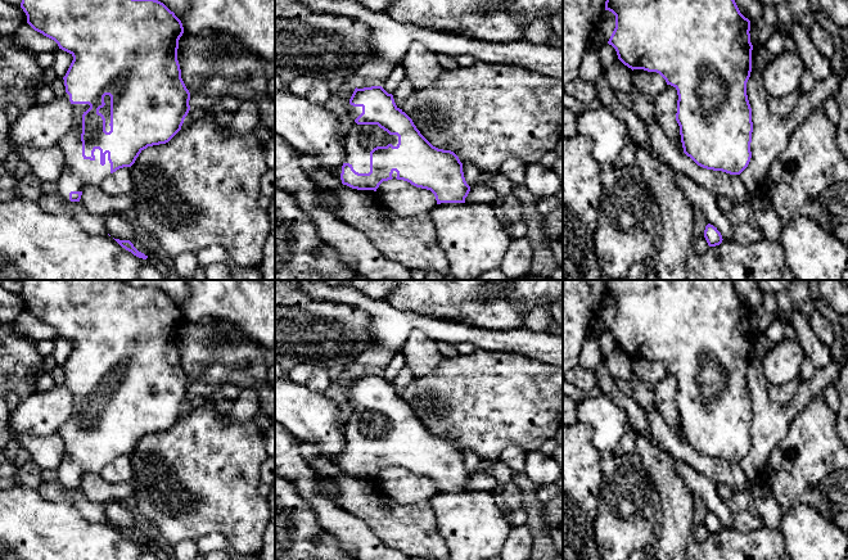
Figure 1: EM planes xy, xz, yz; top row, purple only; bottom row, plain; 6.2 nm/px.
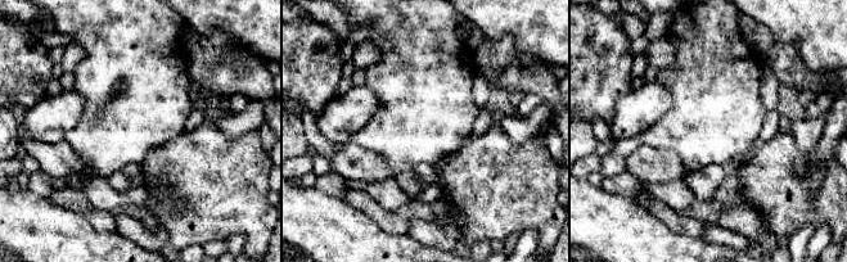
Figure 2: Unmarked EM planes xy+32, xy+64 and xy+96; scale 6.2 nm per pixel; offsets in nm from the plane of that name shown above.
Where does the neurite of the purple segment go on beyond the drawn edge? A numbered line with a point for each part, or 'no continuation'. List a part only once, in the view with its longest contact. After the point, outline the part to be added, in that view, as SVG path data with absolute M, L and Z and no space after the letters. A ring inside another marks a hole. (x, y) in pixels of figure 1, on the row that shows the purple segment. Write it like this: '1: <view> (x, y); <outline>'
1: xy (77, 174); M72 104L73 123L69 131L59 140L58 146L63 152L64 164L58 181L58 194L69 200L71 191L84 191L89 186L100 185L110 175L108 153L105 164L100 164L100 150L95 149L95 159L82 157L82 114L90 108L89 104Z

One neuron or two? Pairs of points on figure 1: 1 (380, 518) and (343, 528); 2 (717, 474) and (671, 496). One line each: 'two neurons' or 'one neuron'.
1: two neurons
2: two neurons

